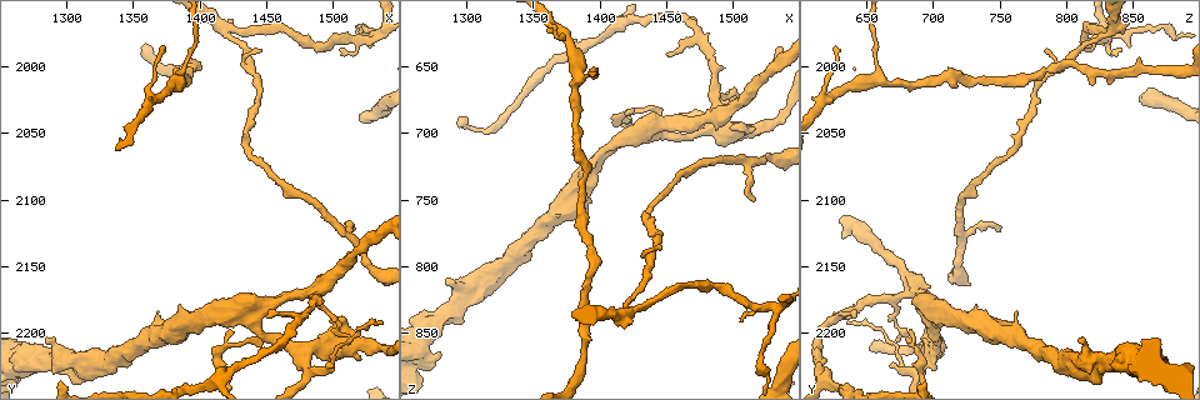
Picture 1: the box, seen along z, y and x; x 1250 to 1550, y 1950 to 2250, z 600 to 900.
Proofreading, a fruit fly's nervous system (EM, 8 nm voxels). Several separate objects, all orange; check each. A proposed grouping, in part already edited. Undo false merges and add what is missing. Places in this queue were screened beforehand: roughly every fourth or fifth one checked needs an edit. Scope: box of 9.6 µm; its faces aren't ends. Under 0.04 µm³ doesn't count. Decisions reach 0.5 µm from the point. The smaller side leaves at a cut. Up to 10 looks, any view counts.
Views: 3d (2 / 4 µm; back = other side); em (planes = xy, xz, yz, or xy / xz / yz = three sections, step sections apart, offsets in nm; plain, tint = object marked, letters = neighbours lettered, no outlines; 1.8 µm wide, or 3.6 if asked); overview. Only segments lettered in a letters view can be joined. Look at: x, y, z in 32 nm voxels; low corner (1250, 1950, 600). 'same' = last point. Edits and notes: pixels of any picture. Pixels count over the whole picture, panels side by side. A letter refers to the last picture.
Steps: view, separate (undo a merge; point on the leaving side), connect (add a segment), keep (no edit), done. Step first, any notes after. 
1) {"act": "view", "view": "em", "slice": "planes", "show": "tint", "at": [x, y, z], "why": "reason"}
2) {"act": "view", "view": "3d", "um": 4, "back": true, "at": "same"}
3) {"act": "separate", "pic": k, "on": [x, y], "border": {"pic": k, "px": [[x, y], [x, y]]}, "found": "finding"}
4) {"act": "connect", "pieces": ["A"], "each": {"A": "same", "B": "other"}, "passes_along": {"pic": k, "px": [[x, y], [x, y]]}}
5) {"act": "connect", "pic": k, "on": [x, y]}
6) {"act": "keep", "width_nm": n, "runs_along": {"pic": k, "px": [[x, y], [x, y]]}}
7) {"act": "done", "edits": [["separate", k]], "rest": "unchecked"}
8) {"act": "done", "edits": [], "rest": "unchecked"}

{"act": "view", "view": "3d", "um": 4, "at": [1536, 1976, 830], "why": "sharp bend"}

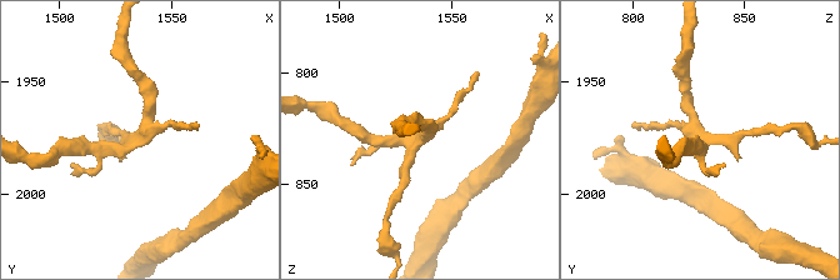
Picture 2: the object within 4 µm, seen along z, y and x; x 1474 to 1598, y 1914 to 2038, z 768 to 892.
{"act": "view", "view": "em", "slice": "yz", "step": 4, "show": "letters", "at": [1533, 1977, 830], "why": "need the tissue"}

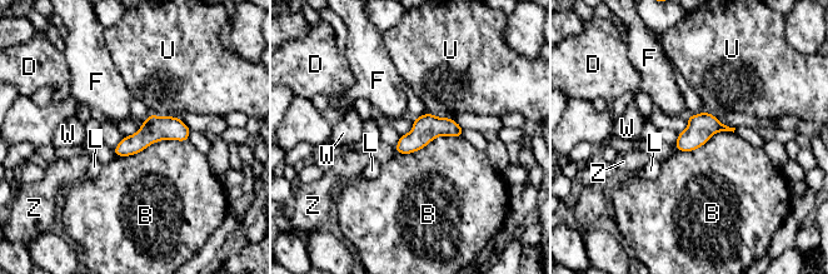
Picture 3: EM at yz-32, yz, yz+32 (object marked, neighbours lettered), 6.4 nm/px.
{"act": "keep", "longest_contact_nm": ["B", 480], "each": {"B": "other", "D": "other", "F": "other", "L": "other", "U": "other", "W": "other", "Z": "other"}, "border": {"pic": 3, "px": [[188, 140], [158, 140], [115, 157]]}, "found": "one neuron here"}

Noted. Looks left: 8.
{"act": "view", "view": "3d", "um": 4, "at": [1516, 2120, 752], "why": "tapers out"}

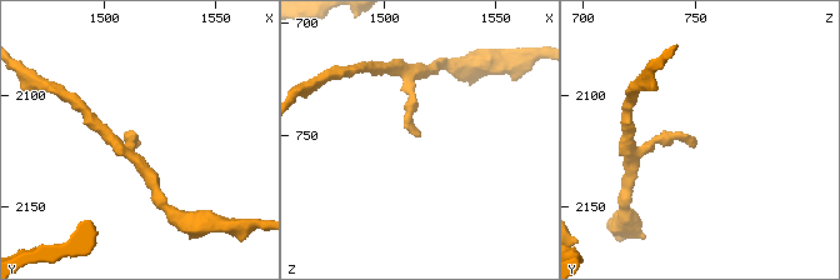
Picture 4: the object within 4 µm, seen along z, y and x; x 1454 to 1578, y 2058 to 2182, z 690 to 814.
{"act": "view", "view": "em", "slice": "planes", "show": "letters", "at": [1516, 2121, 752]}

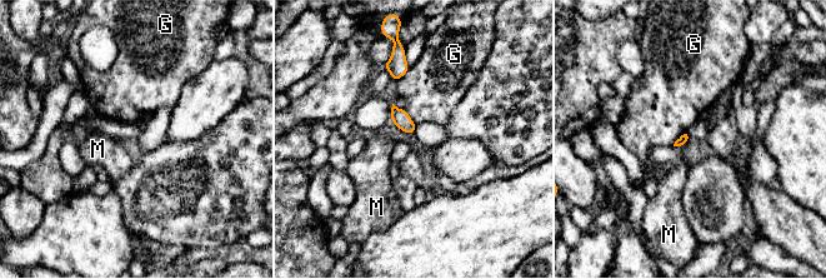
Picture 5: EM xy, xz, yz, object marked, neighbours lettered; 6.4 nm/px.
{"act": "keep", "each": {"G": "other", "M": "other"}, "border": {"pic": 5, "px": [[410, 66], [395, 80]]}, "found": "no lettered segment goes on from it"}

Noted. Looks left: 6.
{"act": "view", "view": "em", "slice": "planes", "show": "letters", "at": [1436, 2188, 700], "why": "thick turns thin"}

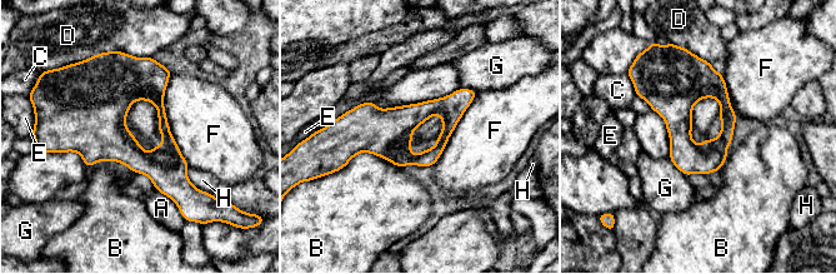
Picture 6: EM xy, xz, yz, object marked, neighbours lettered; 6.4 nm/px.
{"act": "keep", "each": {"A": "other", "B": "other", "C": "other", "D": "other", "E": "other", "F": "other", "G": "other", "H": "other"}, "border": {"pic": 6, "px": [[171, 71], [165, 116], [189, 165]]}, "found": "continuous, no second neuron"}

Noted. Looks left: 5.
{"act": "view", "view": "3d", "um": 4, "at": [1486, 2168, 684], "why": "three-way junction"}

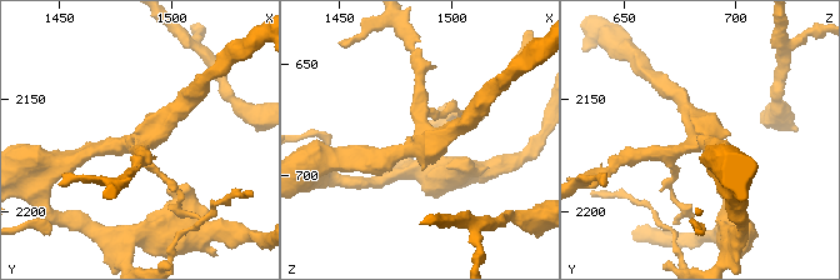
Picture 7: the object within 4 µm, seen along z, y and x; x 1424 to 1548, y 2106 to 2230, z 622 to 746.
{"act": "view", "view": "em", "slice": "yz", "step": 4, "show": "tint", "at": [1484, 2170, 686]}

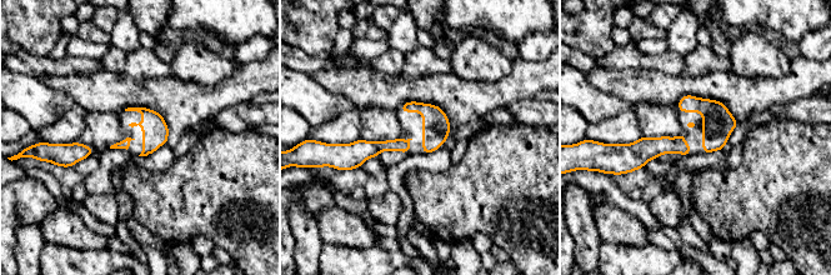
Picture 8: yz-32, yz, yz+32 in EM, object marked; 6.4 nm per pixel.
{"act": "view", "view": "em", "slice": "planes", "show": "letters", "at": "same", "why": "another direction"}

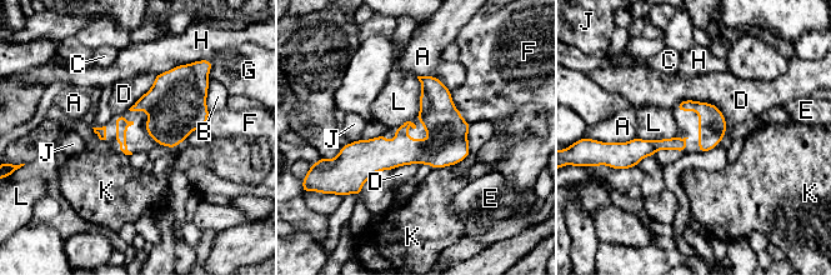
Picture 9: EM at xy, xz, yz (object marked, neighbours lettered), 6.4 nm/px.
{"act": "keep", "each": {"A": "other", "B": "other", "C": "other", "D": "other", "E": "other", "F": "other", "G": "other", "H": "other", "J": "other", "K": "other", "L": "other"}, "border": {"pic": 9, "px": [[416, 76], [420, 110], [414, 116]]}, "found": "continuous, no second neuron"}

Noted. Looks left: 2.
{"act": "view", "view": "em", "slice": "planes", "show": "letters", "at": [1284, 2206, 812], "why": "thick end"}

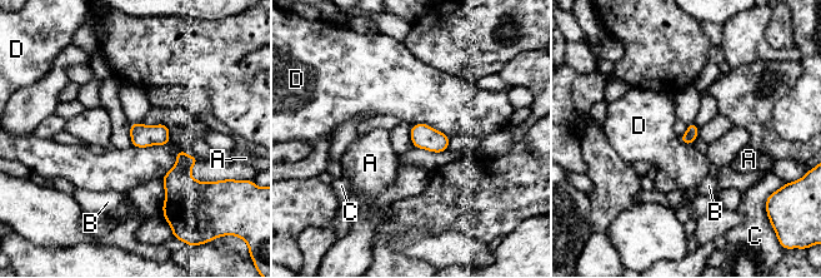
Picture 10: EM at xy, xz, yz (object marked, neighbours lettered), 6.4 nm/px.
{"act": "keep", "each": {"A": "other", "B": "other", "C": "other", "D": "other"}, "found": "none of them fits"}

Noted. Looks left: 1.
{"act": "done", "edits": [], "rest": "unchecked"}

